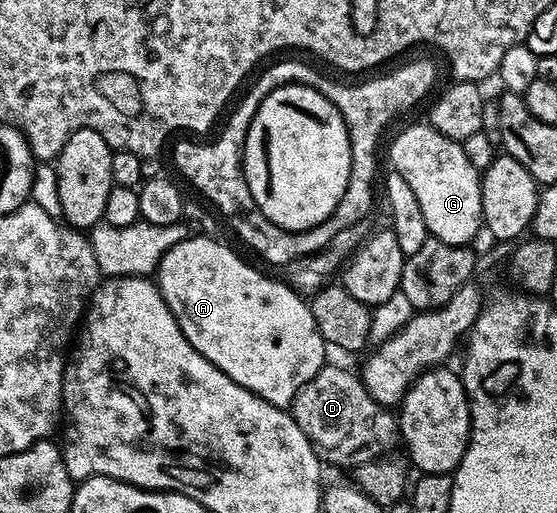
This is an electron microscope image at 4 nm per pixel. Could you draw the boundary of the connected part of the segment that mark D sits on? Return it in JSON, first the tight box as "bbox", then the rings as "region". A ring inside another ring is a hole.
{"bbox":[289,363,400,464],"region":[[[328,363],[306,386],[295,395],[295,401],[289,405],[289,411],[294,416],[297,426],[310,438],[315,445],[320,457],[331,464],[364,464],[370,460],[378,460],[392,451],[394,444],[400,443],[399,421],[396,413],[390,408],[384,408],[369,394],[363,385],[362,379],[355,376],[347,368],[338,368],[337,365]]]}

